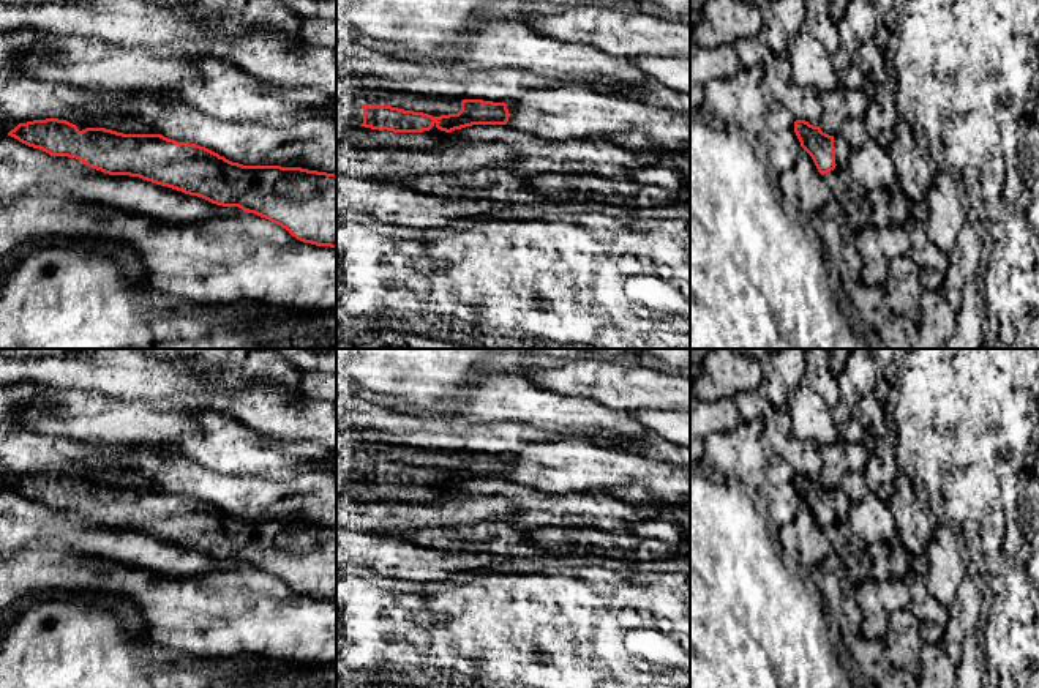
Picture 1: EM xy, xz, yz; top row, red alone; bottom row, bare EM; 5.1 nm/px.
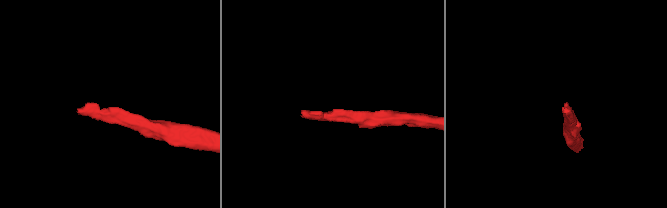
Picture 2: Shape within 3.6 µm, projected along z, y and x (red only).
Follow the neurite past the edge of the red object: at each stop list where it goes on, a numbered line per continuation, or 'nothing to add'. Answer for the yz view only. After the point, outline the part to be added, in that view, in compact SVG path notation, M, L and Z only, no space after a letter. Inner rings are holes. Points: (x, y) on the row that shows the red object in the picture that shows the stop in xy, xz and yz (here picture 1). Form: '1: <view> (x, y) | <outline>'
nothing to add

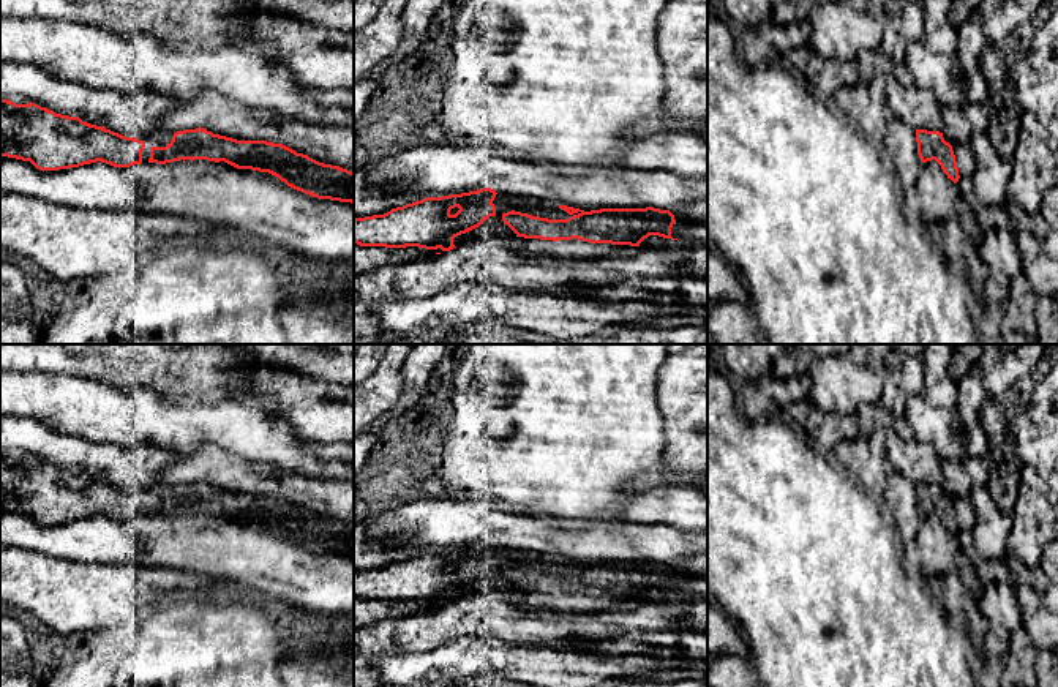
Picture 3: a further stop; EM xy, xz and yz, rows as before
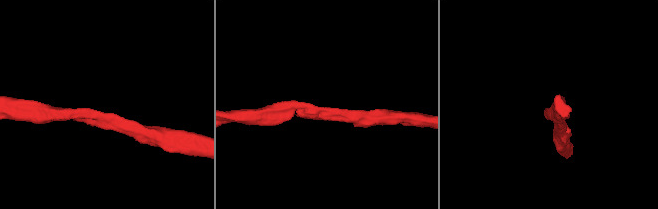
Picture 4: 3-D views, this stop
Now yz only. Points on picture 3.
nothing to add

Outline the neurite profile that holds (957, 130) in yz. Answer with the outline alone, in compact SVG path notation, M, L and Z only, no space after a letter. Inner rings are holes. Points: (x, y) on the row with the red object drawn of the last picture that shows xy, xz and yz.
M943 106L943 137L951 145L968 144L971 134L974 133L968 117L965 115L962 106Z

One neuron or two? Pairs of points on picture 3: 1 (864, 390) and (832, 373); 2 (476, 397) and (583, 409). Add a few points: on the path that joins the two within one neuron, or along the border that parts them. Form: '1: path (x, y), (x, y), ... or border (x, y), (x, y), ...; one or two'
1: path (856, 386), (845, 386), (840, 381); one
2: path (502, 398), (506, 401), (556, 401); one

